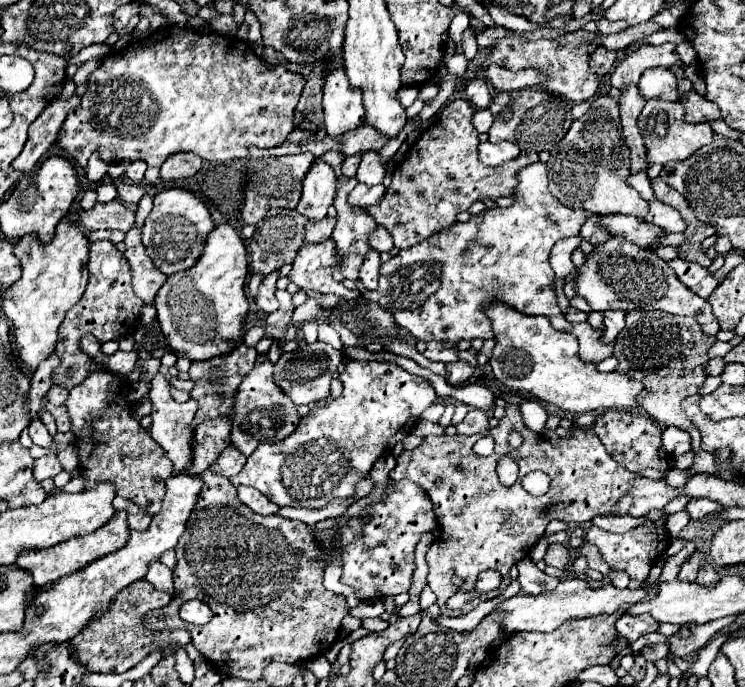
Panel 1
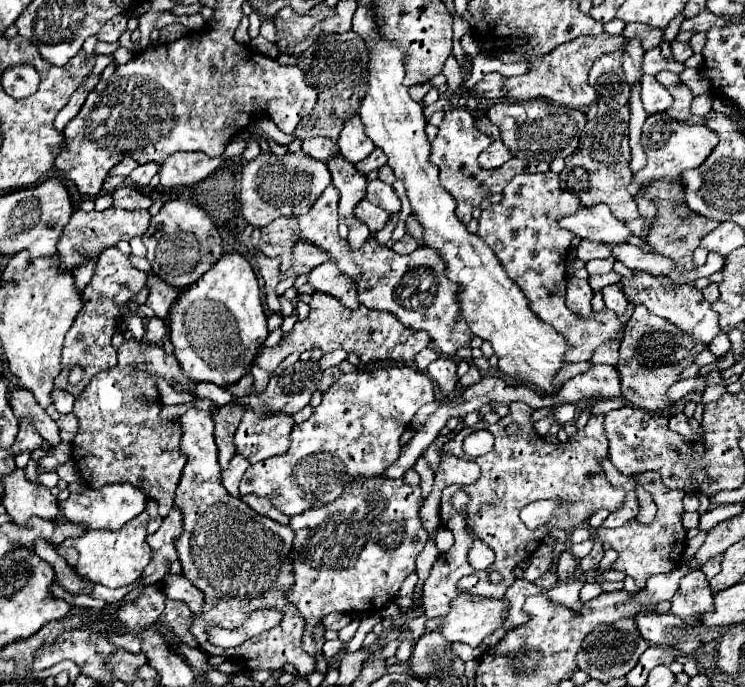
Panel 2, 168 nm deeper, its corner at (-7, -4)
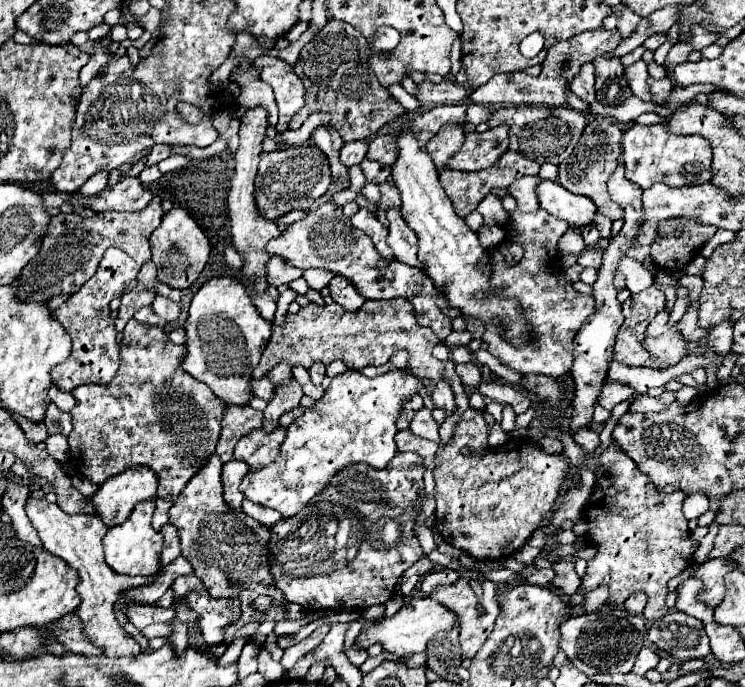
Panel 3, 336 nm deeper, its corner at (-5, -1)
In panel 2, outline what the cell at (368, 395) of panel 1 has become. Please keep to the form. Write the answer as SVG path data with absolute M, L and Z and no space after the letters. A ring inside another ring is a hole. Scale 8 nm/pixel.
M393 365L387 369L373 371L349 371L343 373L327 391L323 391L323 401L313 409L313 415L295 425L291 431L291 447L285 455L277 455L265 459L261 463L253 463L239 485L241 495L261 495L267 497L281 513L293 517L311 507L323 507L335 501L343 493L343 485L353 481L355 477L375 477L381 475L389 465L393 465L399 457L399 437L409 427L415 411L431 403L433 381L415 367Z

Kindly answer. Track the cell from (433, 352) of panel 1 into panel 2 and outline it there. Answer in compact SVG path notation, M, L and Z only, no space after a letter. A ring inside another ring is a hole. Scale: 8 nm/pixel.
M439 357L437 361L433 361L429 367L427 367L427 375L437 383L439 391L443 395L449 395L457 389L457 363L447 359L447 357Z

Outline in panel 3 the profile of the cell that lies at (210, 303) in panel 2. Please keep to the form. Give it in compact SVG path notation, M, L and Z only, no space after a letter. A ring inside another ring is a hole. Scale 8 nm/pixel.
M213 276L191 300L185 320L185 356L181 368L193 378L205 382L225 404L247 404L251 392L251 372L255 370L265 344L271 338L273 324L259 316L247 286L233 276Z

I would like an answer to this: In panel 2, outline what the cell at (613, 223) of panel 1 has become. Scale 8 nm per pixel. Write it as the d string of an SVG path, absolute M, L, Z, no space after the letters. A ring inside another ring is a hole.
M603 203L595 207L581 207L573 215L559 219L559 225L583 239L597 243L625 243L629 237L625 223L615 219Z

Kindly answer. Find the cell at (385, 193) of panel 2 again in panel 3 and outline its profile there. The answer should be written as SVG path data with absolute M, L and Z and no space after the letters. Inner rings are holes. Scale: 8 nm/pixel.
M387 208L387 220L389 220L387 244L395 252L395 258L399 262L409 264L409 266L421 266L421 262L417 260L417 236L405 224L401 210L399 208Z

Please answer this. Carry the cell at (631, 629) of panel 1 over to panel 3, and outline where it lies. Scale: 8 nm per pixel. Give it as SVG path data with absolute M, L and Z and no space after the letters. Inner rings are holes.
M677 610L665 614L663 618L651 624L649 640L659 650L669 652L681 662L687 662L693 658L705 658L711 652L709 638L701 622Z

